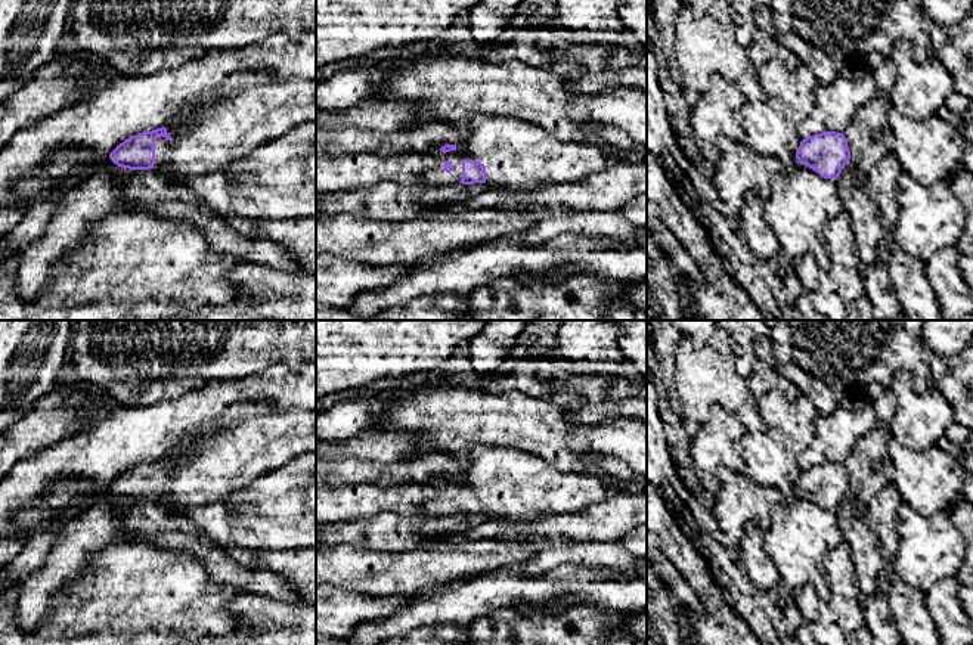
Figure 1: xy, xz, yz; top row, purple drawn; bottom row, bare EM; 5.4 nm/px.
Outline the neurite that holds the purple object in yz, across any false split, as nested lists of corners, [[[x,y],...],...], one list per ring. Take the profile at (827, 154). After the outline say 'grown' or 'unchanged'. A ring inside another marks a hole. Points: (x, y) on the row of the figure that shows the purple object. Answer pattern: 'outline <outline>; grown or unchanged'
outline [[[824,131],[800,142],[796,152],[799,161],[791,171],[778,171],[771,179],[771,196],[765,201],[765,220],[780,242],[778,257],[794,264],[811,252],[821,269],[830,266],[822,227],[837,217],[843,208],[837,196],[836,180],[850,159],[847,139],[843,133]]]; grown

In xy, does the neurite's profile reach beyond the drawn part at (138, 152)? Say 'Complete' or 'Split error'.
Split error

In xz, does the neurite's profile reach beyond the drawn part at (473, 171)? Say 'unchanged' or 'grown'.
grown

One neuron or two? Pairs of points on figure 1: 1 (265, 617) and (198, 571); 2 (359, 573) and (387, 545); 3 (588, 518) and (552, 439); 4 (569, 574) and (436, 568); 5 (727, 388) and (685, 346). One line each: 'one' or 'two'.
1: two
2: two
3: two
4: two
5: one

